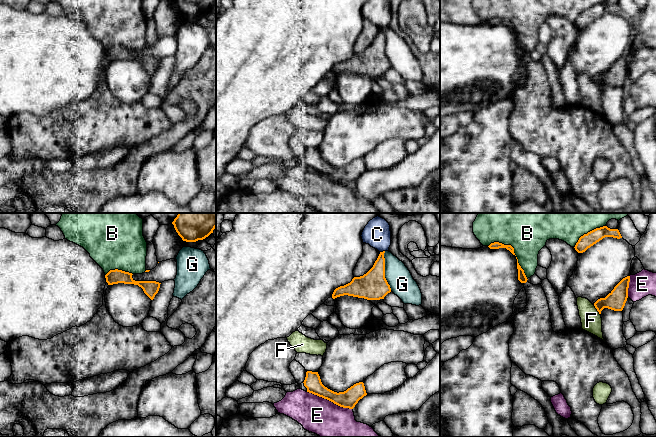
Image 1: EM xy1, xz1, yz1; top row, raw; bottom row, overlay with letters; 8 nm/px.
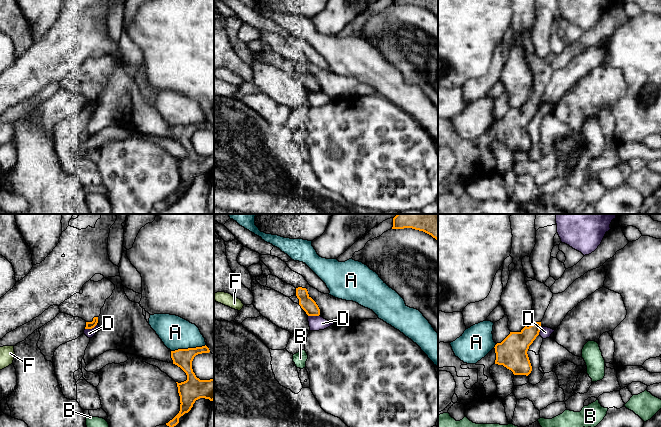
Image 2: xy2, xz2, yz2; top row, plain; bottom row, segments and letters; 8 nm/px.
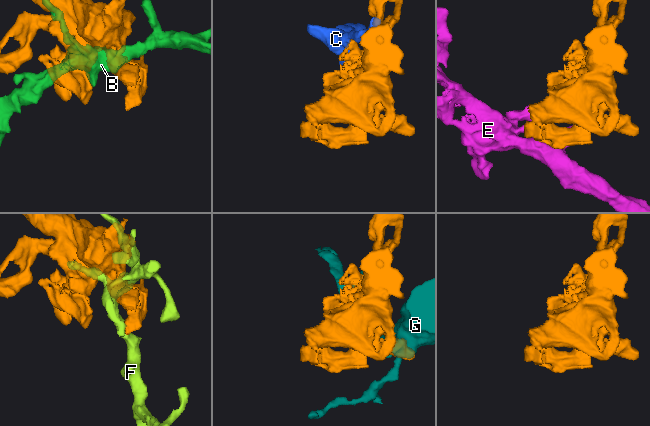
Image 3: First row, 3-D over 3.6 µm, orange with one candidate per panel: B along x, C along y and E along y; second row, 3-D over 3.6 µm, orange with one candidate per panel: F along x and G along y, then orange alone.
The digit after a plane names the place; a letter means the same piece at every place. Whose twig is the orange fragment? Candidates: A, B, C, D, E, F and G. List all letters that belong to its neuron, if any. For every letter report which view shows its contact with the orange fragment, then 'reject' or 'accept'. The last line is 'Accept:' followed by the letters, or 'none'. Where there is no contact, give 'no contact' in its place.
A: contact in xy2; reject
B: contact in yz1; reject
C: contact in xz1; reject
D: contact in xy2; reject
E: contact in xz1; reject
F: contact in yz1; reject
G: contact in xz1; reject
Accept: none

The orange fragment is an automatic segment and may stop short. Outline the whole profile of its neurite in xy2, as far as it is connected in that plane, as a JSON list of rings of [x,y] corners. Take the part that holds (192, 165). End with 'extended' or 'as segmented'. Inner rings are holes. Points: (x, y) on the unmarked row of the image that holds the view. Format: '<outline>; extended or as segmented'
[[[205,121],[202,123],[178,125],[171,127],[173,140],[180,143],[187,151],[187,156],[177,159],[178,169],[180,172],[180,187],[168,199],[167,202],[172,205],[179,199],[179,194],[188,189],[196,176],[200,174],[214,176],[214,154],[210,156],[200,156],[196,153],[192,145],[192,137],[198,130],[209,129],[209,124]]]; as segmented

